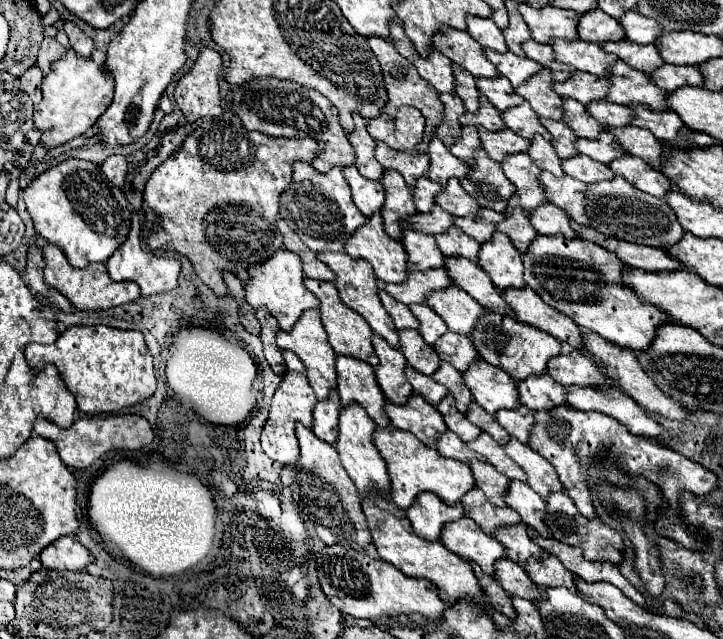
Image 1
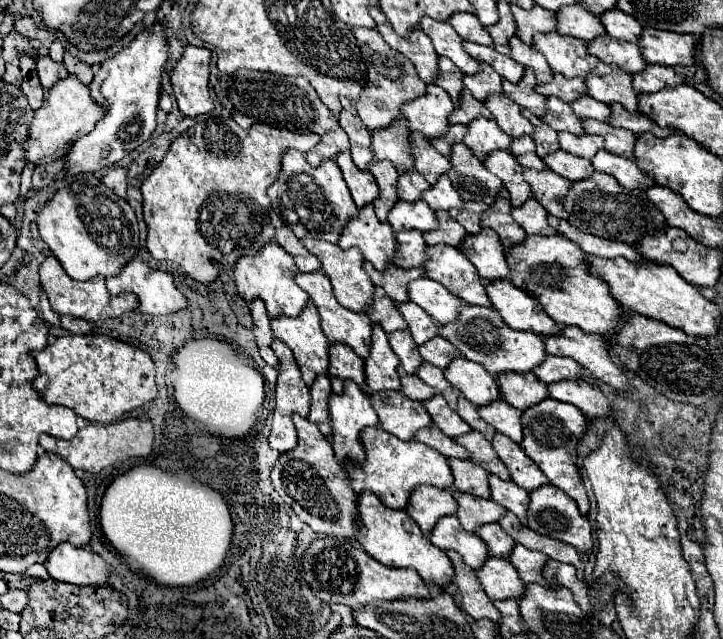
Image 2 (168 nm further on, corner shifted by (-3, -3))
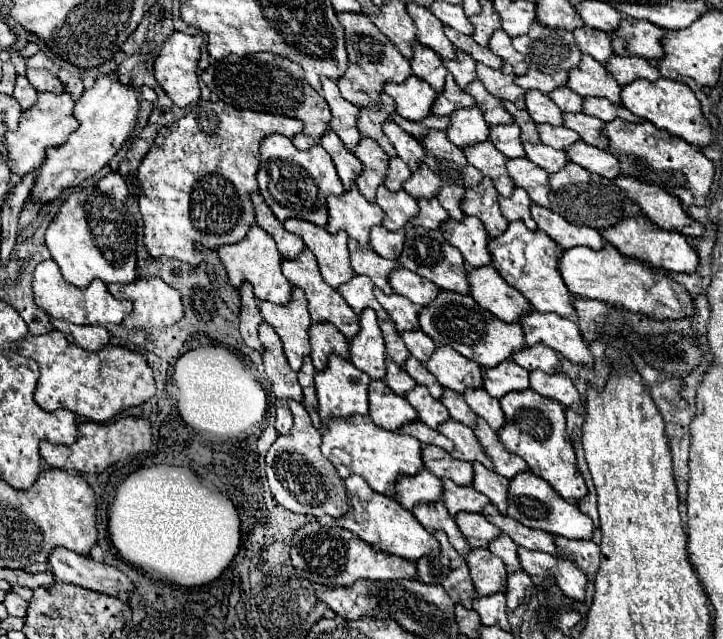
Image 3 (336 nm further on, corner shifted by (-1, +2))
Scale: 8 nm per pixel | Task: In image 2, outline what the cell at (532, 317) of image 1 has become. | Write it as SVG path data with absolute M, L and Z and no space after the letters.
M509 279L491 281L485 289L491 305L499 311L499 315L511 329L531 331L543 337L559 335L563 331L563 325L555 325L555 321L545 315L543 307L539 307L539 303L535 303L535 299L527 295L527 291L515 287Z

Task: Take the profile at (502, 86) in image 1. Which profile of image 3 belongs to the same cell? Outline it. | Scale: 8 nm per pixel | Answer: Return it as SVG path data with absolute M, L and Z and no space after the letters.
M455 50L455 58L453 60L443 60L445 68L453 74L457 86L467 86L471 80L475 80L475 60L469 58L469 54Z

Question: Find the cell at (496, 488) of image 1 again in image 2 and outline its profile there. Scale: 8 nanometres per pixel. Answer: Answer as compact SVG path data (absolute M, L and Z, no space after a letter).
M449 459L449 467L455 477L455 483L453 483L455 489L483 497L483 499L491 499L489 471L485 471L473 461L463 461L463 459Z

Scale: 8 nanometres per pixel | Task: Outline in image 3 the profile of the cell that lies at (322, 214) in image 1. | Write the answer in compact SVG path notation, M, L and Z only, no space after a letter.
M269 134L265 140L261 140L259 150L259 194L271 208L271 212L283 222L287 218L303 218L317 226L327 224L327 210L325 210L325 194L343 194L345 188L341 186L341 180L337 178L337 172L333 170L333 162L321 146L313 146L305 152L297 150L293 142L287 136L281 134Z

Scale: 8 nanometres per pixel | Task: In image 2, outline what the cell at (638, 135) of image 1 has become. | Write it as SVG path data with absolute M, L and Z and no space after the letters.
M583 119L583 127L589 135L601 135L605 139L605 149L609 153L627 157L627 159L635 159L635 143L637 143L637 135L631 133L629 129L619 129L613 127L609 123L601 123L601 121L593 121L593 119Z

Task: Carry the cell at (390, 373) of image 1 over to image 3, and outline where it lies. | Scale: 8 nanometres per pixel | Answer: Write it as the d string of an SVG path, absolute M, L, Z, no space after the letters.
M371 308L359 314L359 326L359 332L349 340L349 360L369 378L381 380L385 376L385 342Z

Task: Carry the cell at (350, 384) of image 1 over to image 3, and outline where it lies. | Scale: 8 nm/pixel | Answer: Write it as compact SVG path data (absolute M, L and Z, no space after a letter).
M313 322L309 328L309 344L311 344L311 360L317 370L327 366L329 354L339 354L347 358L347 338L329 322Z

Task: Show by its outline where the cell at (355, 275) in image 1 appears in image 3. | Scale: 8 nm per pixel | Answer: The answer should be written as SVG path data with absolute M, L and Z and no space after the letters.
M287 218L283 226L289 232L301 236L305 246L315 254L319 272L329 286L337 288L355 276L349 266L349 236L343 230L339 230L337 234L329 234L325 228L319 228L313 222L301 218Z

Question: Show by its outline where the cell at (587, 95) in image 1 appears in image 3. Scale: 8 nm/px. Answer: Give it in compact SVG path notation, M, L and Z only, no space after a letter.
M531 68L527 74L515 76L515 84L521 86L523 90L535 88L535 90L539 90L543 94L549 94L551 90L555 90L559 86L565 86L565 82L567 82L567 72L563 72L563 70L553 72L553 74L543 74L543 72Z

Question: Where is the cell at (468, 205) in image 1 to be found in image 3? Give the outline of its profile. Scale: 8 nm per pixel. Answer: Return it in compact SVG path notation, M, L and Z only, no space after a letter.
M421 164L419 170L413 172L413 176L403 184L403 190L409 192L413 198L433 198L439 188L441 180L425 164Z

